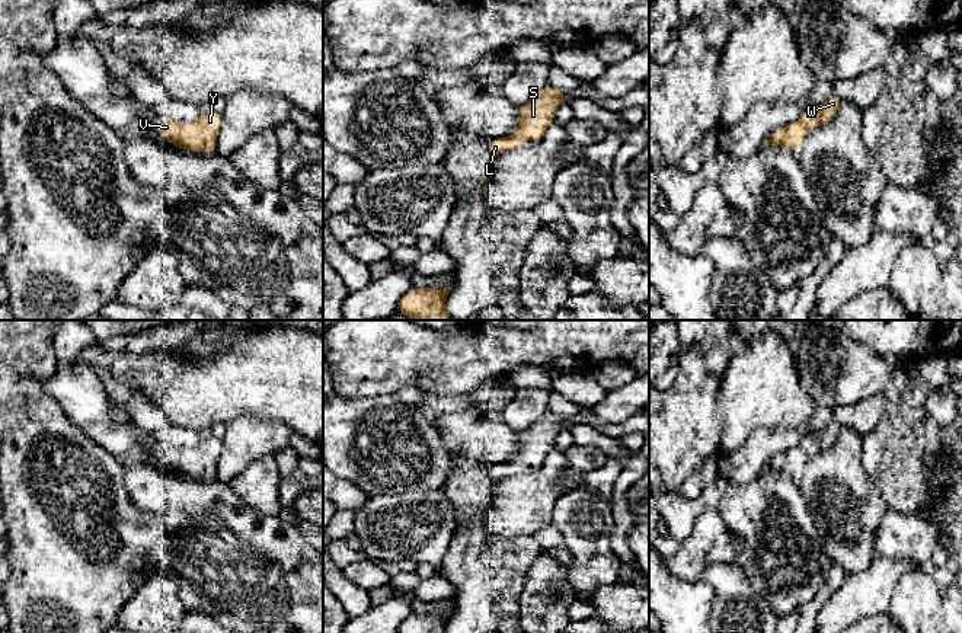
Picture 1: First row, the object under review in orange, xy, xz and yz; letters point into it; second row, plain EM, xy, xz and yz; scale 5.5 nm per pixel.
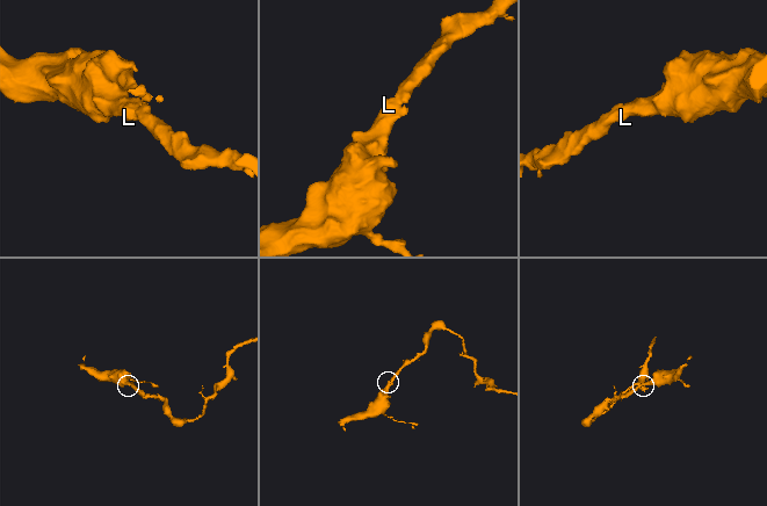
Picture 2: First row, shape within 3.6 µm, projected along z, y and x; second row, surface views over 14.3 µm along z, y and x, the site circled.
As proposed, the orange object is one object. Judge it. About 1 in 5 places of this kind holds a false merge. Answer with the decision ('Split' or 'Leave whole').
Leave whole

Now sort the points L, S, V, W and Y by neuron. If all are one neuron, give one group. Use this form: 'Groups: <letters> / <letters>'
Groups: L S V W Y

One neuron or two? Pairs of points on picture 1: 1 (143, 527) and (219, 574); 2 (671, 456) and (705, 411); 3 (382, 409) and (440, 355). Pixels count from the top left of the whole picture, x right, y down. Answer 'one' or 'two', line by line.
1: two
2: one
3: two

